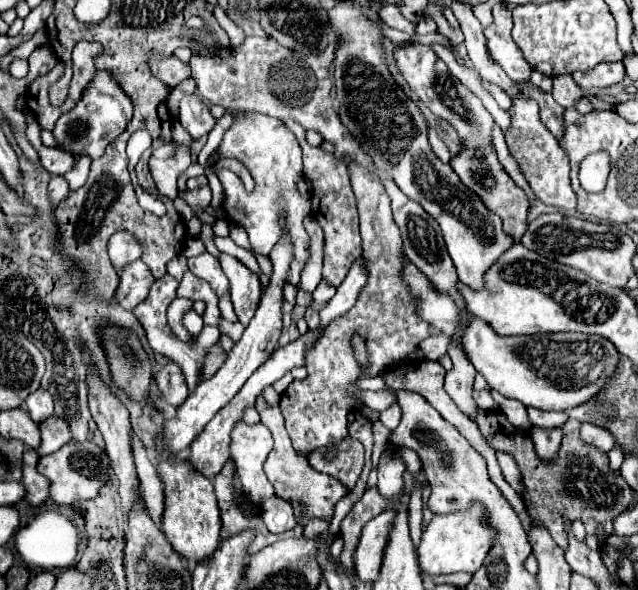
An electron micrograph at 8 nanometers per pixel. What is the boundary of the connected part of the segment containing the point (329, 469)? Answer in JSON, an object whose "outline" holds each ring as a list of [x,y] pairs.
{"outline":[[[347,438],[347,442],[340,442],[339,444],[340,447],[334,446],[337,449],[337,456],[333,461],[327,461],[324,458],[325,452],[329,448],[314,450],[307,459],[315,470],[341,480],[341,483],[351,490],[358,481],[364,467],[364,448],[354,438]]]}

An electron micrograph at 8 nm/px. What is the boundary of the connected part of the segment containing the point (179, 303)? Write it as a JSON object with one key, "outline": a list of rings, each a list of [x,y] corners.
{"outline":[[[175,298],[171,304],[169,304],[169,312],[167,312],[167,320],[169,320],[169,326],[171,330],[175,332],[175,336],[183,342],[193,342],[193,336],[185,330],[185,326],[181,324],[181,318],[187,310],[192,309],[193,302],[185,298]]]}

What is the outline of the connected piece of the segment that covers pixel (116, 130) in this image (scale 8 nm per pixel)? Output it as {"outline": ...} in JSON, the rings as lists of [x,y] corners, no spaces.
{"outline":[[[97,70],[95,78],[83,90],[81,100],[57,120],[53,134],[65,148],[73,150],[75,156],[87,154],[89,158],[101,158],[105,148],[119,134],[123,134],[131,118],[133,118],[131,98],[125,94],[125,90],[121,90],[121,84],[113,78],[109,70]]]}

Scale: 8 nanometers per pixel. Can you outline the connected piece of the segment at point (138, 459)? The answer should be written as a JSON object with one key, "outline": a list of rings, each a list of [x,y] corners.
{"outline":[[[133,434],[133,450],[135,450],[135,464],[137,464],[137,474],[141,480],[141,492],[143,492],[143,500],[147,506],[147,512],[151,516],[151,520],[155,522],[155,526],[161,530],[161,522],[163,522],[163,508],[165,508],[165,494],[163,494],[163,482],[157,476],[155,466],[151,464],[147,450],[143,448],[141,440]]]}

